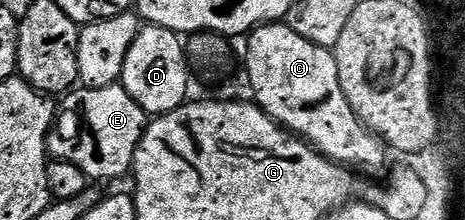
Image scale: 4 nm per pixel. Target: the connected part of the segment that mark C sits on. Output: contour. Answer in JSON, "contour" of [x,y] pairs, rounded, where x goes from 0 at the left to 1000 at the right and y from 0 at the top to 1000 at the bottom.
{"contour":[[[606,95],[548,123],[535,145],[529,186],[529,341],[546,409],[542,450],[583,541],[591,541],[641,627],[656,632],[677,686],[686,686],[716,741],[733,741],[735,755],[772,782],[813,777],[828,750],[834,673],[770,545],[757,477],[748,477],[748,441],[740,441],[740,405],[731,405],[731,332],[712,218],[690,214],[645,168],[645,150],[637,150]]]}

